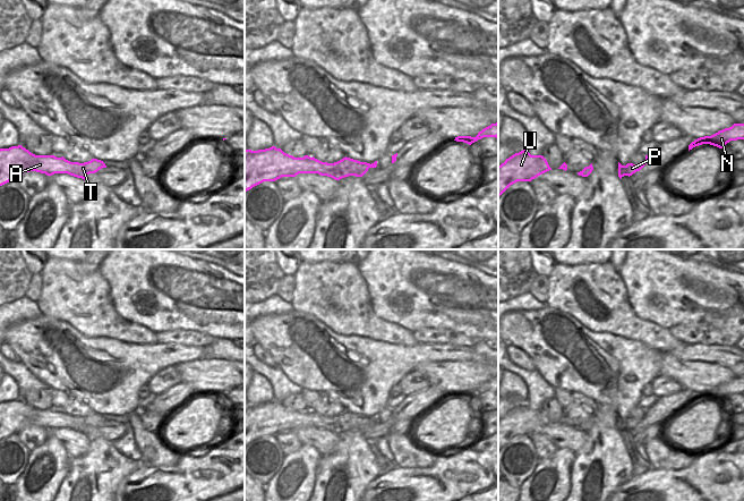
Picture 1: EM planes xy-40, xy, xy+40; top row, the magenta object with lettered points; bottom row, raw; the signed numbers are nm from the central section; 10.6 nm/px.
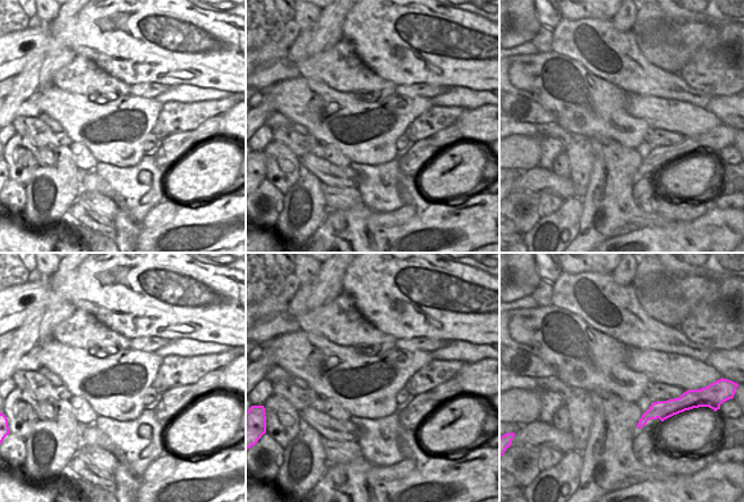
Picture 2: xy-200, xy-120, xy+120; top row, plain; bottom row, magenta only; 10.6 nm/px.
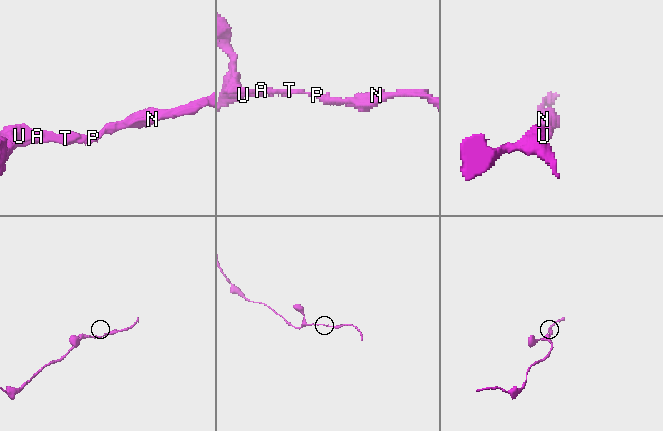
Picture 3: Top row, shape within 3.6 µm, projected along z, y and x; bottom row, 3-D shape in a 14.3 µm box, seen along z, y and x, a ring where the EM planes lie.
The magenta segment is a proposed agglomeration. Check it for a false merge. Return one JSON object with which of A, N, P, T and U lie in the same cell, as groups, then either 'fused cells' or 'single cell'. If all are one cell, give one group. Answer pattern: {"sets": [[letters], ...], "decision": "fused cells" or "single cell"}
{"sets": [["A", "N", "P", "T", "U"]], "decision": "single cell"}

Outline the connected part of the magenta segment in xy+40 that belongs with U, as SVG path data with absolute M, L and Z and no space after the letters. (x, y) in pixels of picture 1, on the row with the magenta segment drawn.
M528 150L513 154L498 165L498 197L518 181L531 181L551 170L542 155L531 155Z

